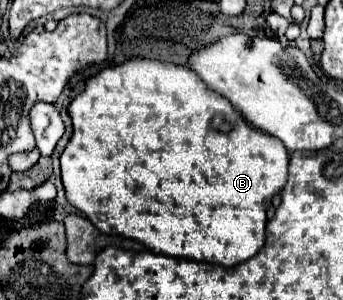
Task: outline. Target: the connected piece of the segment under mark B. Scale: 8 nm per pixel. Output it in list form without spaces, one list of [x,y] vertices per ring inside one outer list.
[[[130,59],[103,69],[101,73],[93,75],[85,91],[77,95],[69,105],[69,117],[73,119],[73,135],[61,155],[61,179],[67,191],[67,199],[71,205],[75,205],[79,211],[87,215],[87,219],[103,233],[119,233],[131,239],[137,239],[145,243],[151,251],[163,253],[163,255],[175,255],[175,257],[187,257],[195,261],[209,261],[219,263],[223,267],[235,267],[239,263],[245,263],[261,247],[265,245],[265,225],[267,225],[267,209],[271,207],[271,201],[275,195],[279,195],[287,183],[287,169],[289,169],[289,155],[281,141],[275,137],[261,133],[253,129],[245,119],[239,115],[239,111],[225,99],[221,99],[217,93],[209,91],[205,83],[183,65],[175,63],[163,63],[151,59]]]

